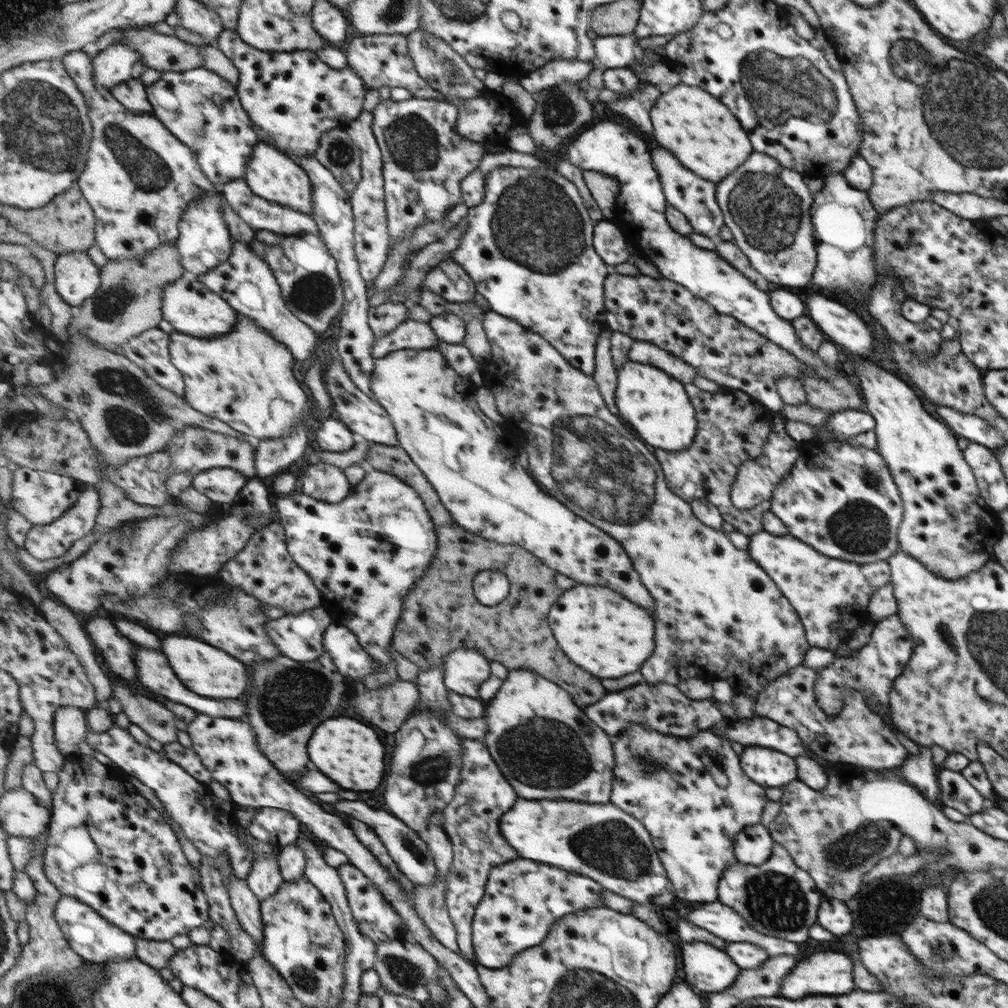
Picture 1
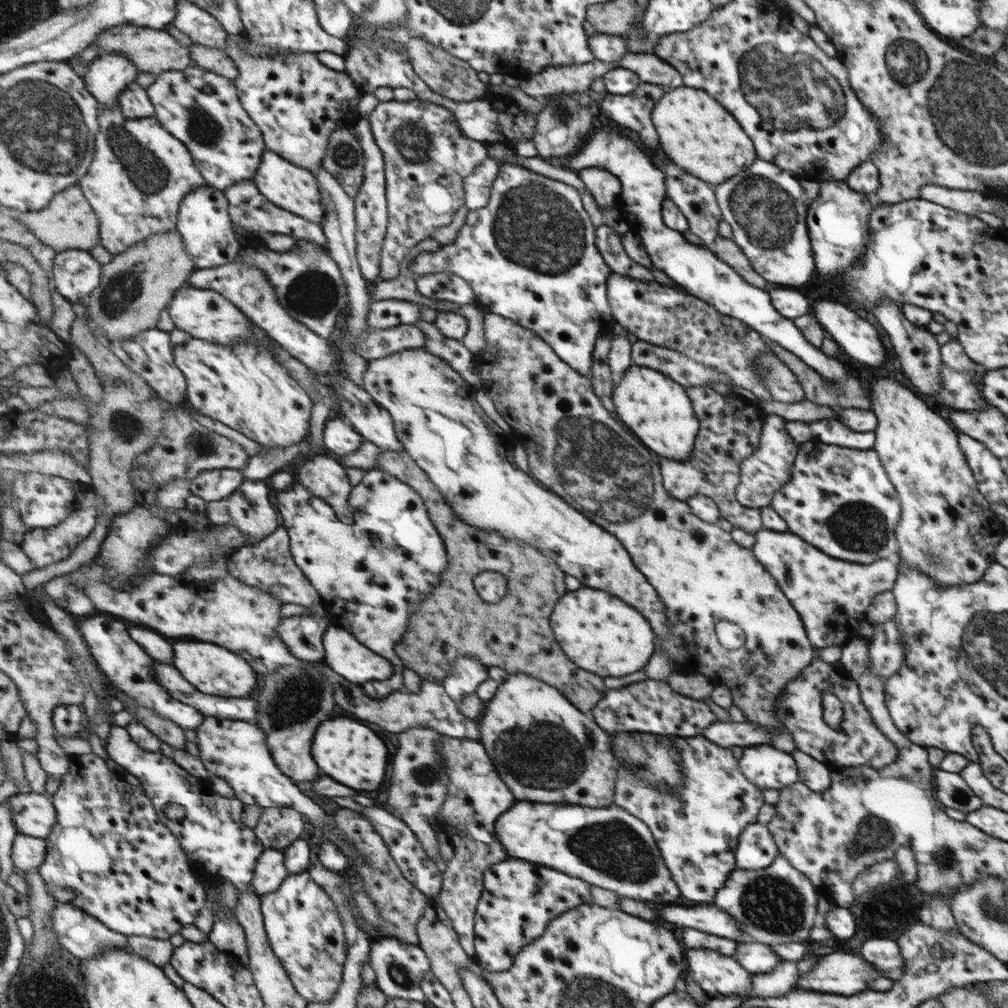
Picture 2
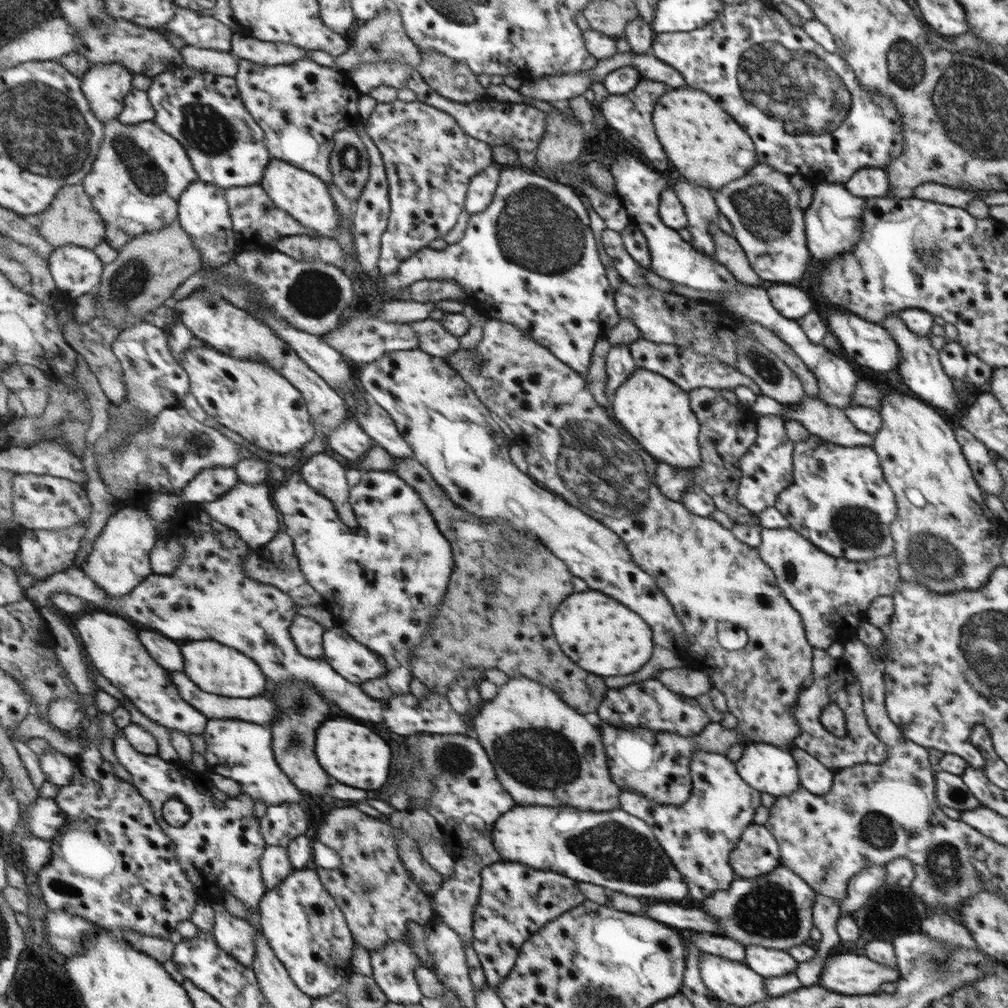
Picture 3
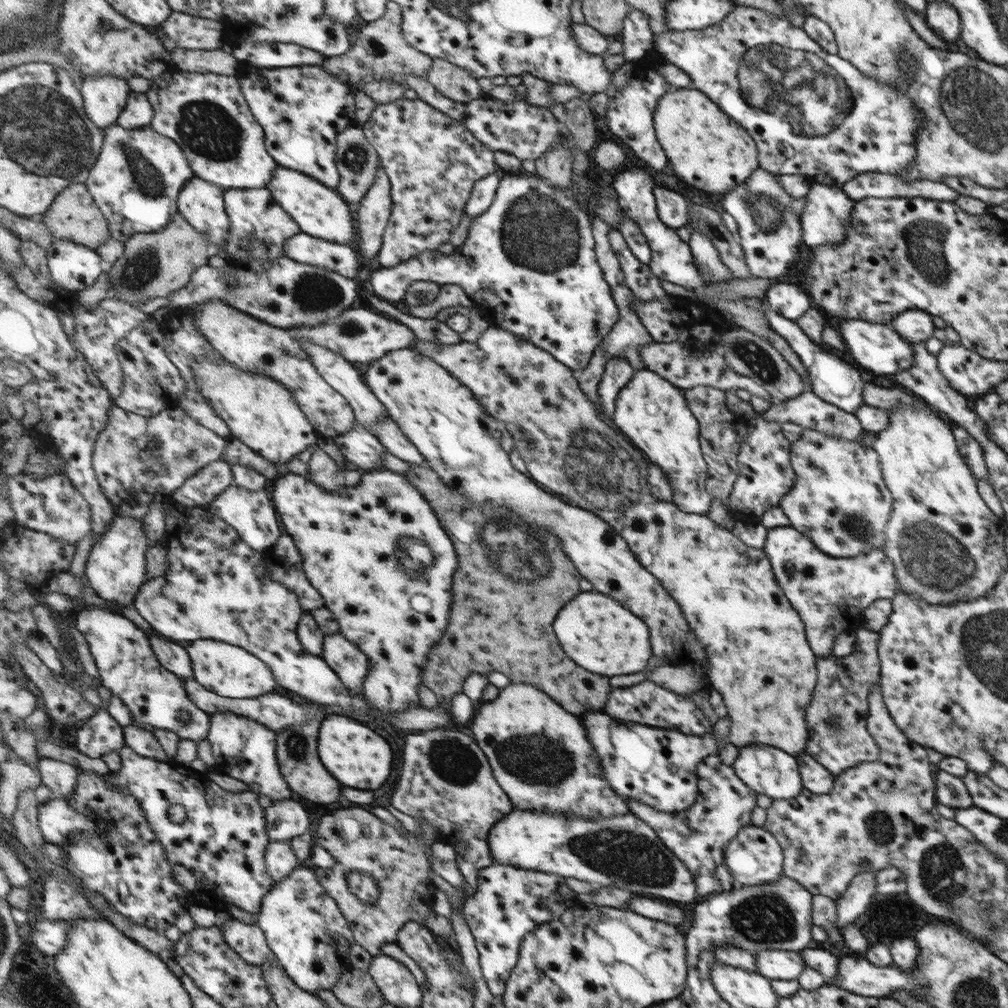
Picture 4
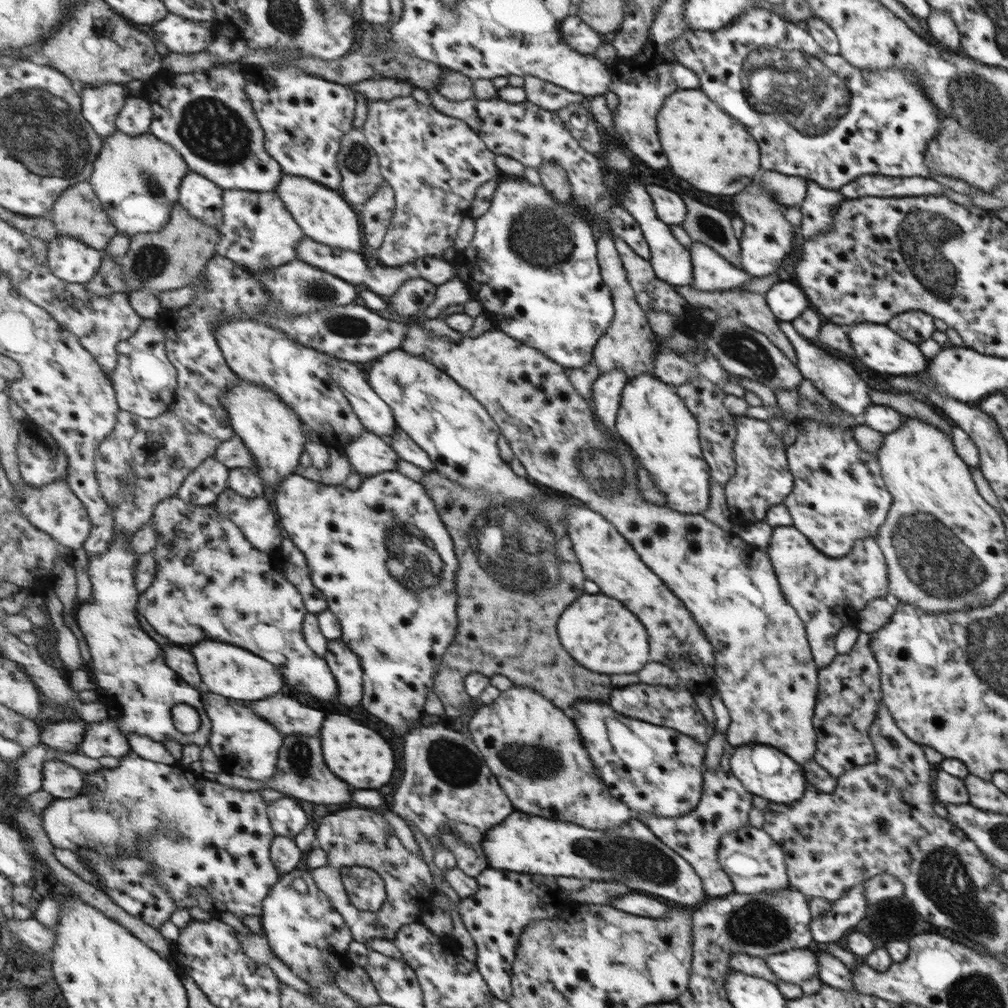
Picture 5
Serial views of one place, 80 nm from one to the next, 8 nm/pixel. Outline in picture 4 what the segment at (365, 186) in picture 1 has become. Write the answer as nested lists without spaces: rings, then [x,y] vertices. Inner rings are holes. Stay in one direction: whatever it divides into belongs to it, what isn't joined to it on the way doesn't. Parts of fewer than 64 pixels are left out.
[[[379,164],[377,181],[359,203],[357,210],[359,256],[376,258],[384,242],[383,236],[393,210],[392,184],[383,166]]]

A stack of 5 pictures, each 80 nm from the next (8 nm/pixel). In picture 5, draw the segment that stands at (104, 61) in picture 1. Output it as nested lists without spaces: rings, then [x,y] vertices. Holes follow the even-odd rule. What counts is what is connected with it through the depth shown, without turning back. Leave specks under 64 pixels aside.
[[[114,82],[83,88],[83,114],[103,140],[118,131],[118,114],[128,96],[126,85]]]

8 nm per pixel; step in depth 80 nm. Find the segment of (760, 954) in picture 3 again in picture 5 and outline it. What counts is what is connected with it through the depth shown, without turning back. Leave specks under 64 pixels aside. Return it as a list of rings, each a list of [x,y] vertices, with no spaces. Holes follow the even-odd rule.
[[[793,949],[763,958],[778,980],[801,985],[803,980],[818,974],[818,961],[808,949]]]

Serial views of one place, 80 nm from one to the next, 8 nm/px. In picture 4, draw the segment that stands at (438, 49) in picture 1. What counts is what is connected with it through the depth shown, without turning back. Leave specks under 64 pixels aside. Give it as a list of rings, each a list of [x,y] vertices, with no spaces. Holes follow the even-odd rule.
[[[434,58],[427,80],[436,86],[437,91],[453,101],[471,102],[484,96],[477,78],[468,70],[442,58]]]

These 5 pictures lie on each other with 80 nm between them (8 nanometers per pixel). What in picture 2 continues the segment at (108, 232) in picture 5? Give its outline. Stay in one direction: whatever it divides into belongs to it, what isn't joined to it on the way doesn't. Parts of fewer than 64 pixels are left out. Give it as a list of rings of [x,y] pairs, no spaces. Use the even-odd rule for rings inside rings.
[[[71,186],[65,192],[59,192],[50,207],[43,211],[16,212],[15,218],[21,224],[25,224],[28,230],[44,244],[53,247],[58,253],[67,249],[85,249],[91,251],[93,247],[101,242],[100,218],[91,207],[90,202],[85,196],[82,188]]]

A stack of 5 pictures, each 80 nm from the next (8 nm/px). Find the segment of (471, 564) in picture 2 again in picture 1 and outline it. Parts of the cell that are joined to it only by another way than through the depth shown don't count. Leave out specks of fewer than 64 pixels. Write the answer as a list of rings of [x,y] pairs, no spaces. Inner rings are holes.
[[[380,443],[372,444],[371,447],[367,457],[367,467],[372,470],[393,473],[395,476],[402,477],[407,484],[415,487],[434,520],[439,541],[439,555],[436,555],[436,559],[424,573],[424,577],[412,588],[410,595],[405,599],[402,619],[397,624],[398,628],[394,634],[392,649],[397,649],[403,657],[407,657],[415,663],[422,673],[437,665],[445,668],[447,656],[450,656],[456,649],[463,648],[463,646],[479,648],[491,662],[501,663],[510,671],[529,669],[554,681],[555,684],[561,685],[571,693],[572,697],[575,696],[574,700],[579,700],[577,704],[583,711],[587,707],[599,703],[599,678],[593,676],[591,672],[579,668],[577,664],[573,664],[567,658],[567,654],[560,648],[554,635],[554,629],[550,625],[550,610],[564,593],[564,590],[559,588],[556,583],[558,572],[547,566],[536,554],[518,544],[501,544],[463,528],[443,504],[442,498],[429,482],[426,474],[418,468],[418,464],[415,464],[403,447]],[[484,570],[504,572],[512,582],[510,595],[502,602],[501,606],[485,606],[476,597],[474,580]]]

